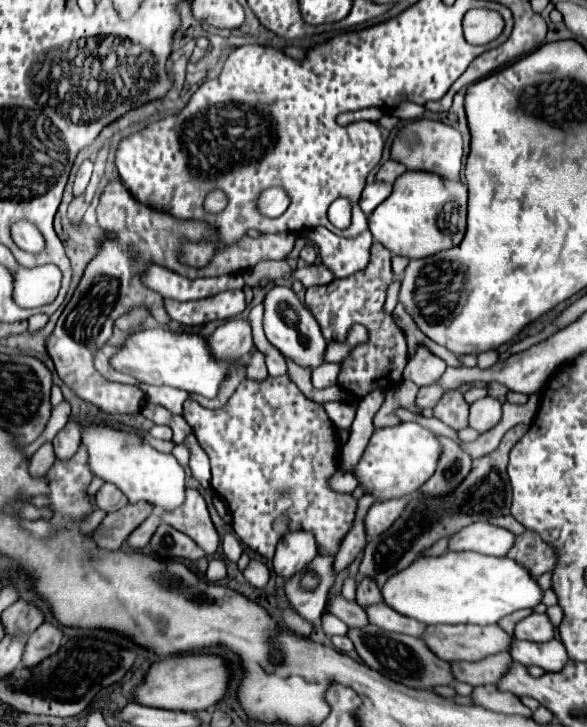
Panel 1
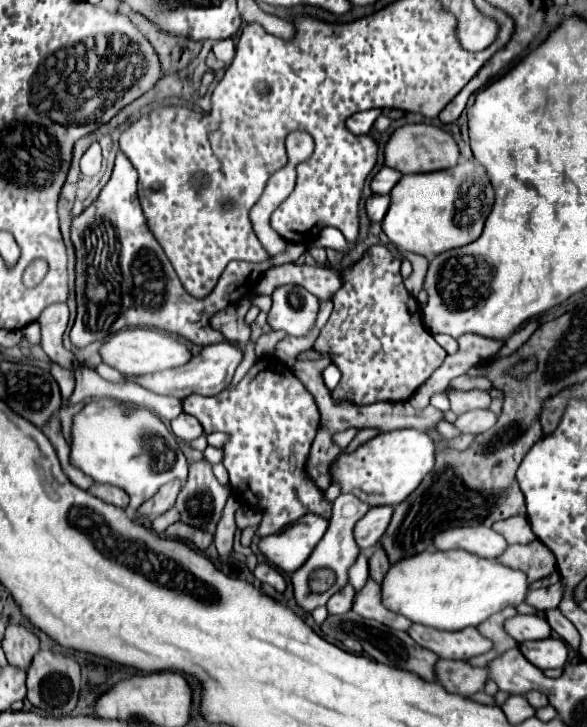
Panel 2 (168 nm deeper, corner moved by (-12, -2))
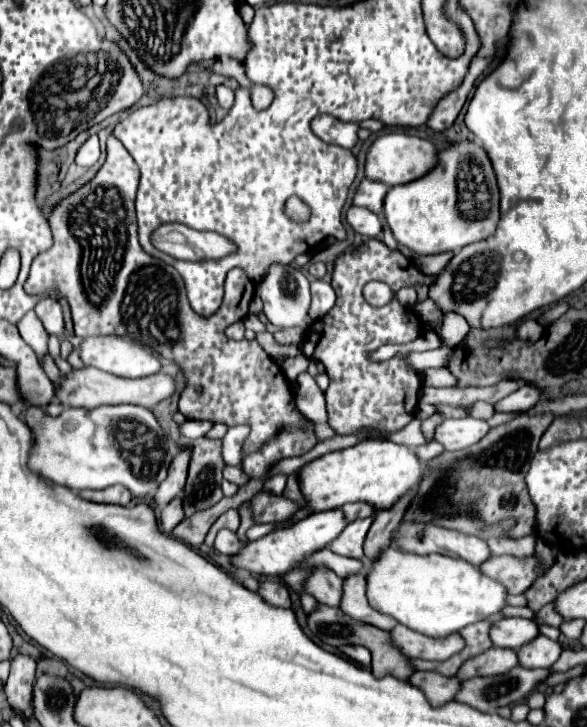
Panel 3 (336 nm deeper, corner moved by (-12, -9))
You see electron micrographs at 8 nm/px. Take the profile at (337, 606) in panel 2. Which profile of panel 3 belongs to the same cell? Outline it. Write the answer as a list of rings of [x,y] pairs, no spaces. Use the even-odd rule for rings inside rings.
[[[316,568],[316,572],[312,572],[312,580],[308,580],[308,594],[314,596],[320,604],[340,608],[342,586],[344,580],[340,580],[332,570],[324,572],[324,568]]]

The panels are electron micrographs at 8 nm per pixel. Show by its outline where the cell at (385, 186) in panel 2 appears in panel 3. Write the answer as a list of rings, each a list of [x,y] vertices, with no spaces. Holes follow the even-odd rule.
[[[362,180],[354,196],[354,206],[364,206],[376,214],[382,214],[386,192],[388,192],[388,186],[384,182]]]

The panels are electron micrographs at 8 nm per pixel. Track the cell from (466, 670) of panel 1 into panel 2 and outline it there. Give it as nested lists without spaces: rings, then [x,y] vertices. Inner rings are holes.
[[[444,659],[436,663],[434,675],[448,693],[462,697],[472,697],[474,693],[478,693],[488,679],[488,671],[484,667],[470,667],[466,661]]]

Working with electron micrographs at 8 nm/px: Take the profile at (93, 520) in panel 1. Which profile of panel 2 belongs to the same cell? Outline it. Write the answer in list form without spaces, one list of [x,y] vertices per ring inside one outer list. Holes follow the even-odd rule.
[[[92,399],[72,419],[70,431],[70,465],[88,475],[94,483],[118,485],[130,495],[132,509],[138,509],[164,483],[174,479],[186,481],[188,463],[176,437],[164,421],[142,407],[126,407],[114,399]]]

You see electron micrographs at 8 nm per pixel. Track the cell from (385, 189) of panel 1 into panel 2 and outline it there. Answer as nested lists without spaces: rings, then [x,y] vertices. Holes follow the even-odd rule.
[[[372,195],[366,199],[366,213],[368,213],[368,219],[372,223],[376,221],[382,221],[386,211],[388,211],[388,205],[390,205],[390,197],[388,195]]]

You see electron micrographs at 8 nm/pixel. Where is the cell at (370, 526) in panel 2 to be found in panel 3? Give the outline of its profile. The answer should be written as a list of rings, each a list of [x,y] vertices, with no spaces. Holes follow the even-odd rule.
[[[374,516],[370,518],[364,518],[364,520],[356,520],[352,524],[348,524],[342,534],[332,540],[330,544],[330,550],[340,554],[340,556],[350,556],[350,558],[364,558],[364,552],[362,552],[362,544],[364,544],[364,538],[370,530],[374,522]]]

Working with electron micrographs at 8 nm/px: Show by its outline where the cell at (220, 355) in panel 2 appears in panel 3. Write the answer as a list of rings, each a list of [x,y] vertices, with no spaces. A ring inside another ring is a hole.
[[[82,368],[82,370],[74,370],[72,374],[66,374],[60,390],[58,390],[58,398],[64,404],[70,404],[74,408],[98,408],[102,404],[138,404],[144,408],[154,408],[156,404],[160,404],[162,400],[172,398],[174,394],[180,394],[184,388],[182,382],[178,382],[174,376],[168,374],[152,374],[148,378],[120,378],[96,368]]]

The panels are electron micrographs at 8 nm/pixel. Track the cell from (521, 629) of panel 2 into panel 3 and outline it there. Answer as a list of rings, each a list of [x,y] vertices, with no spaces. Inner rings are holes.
[[[502,618],[492,626],[492,642],[498,648],[520,650],[524,644],[532,642],[538,636],[538,626],[526,618]]]

